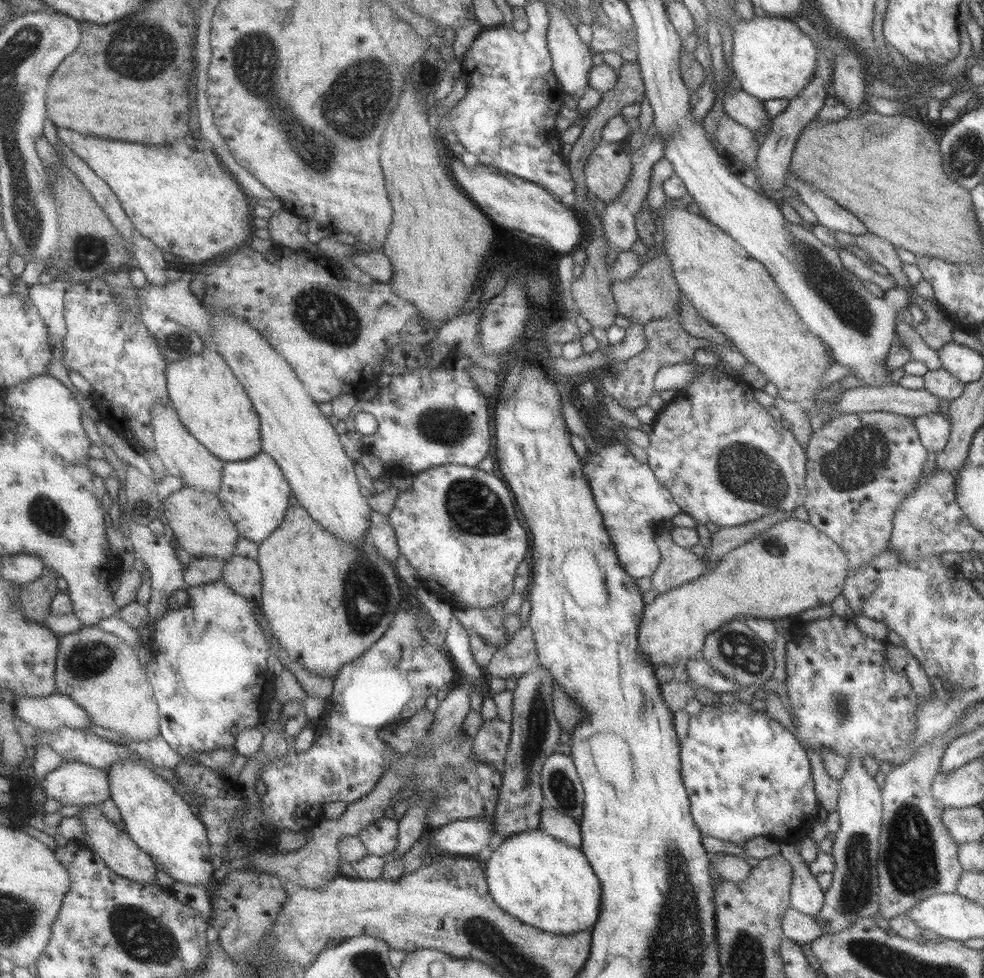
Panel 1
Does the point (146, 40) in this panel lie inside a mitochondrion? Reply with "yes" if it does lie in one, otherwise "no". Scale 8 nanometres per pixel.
yes

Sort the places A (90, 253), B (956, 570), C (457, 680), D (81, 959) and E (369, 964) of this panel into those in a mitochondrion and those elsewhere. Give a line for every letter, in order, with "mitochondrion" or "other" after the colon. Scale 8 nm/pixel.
A: mitochondrion
B: other
C: other
D: other
E: mitochondrion

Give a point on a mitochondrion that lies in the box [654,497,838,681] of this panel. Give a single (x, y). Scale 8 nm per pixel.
(737, 648)

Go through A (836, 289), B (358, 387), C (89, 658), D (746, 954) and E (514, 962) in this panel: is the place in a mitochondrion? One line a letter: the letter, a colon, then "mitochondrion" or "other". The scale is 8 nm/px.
A: mitochondrion
B: other
C: mitochondrion
D: mitochondrion
E: mitochondrion

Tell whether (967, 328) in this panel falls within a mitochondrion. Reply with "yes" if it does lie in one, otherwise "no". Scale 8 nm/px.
no

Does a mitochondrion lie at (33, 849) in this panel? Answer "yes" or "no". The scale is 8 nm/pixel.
no

